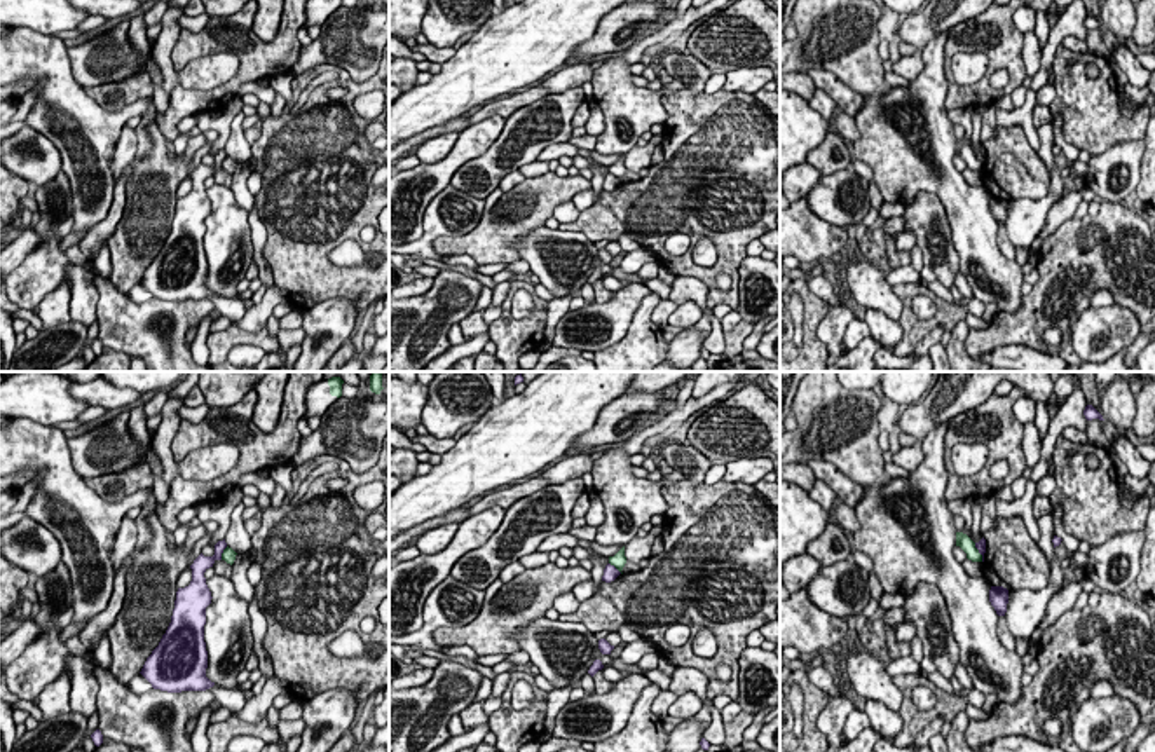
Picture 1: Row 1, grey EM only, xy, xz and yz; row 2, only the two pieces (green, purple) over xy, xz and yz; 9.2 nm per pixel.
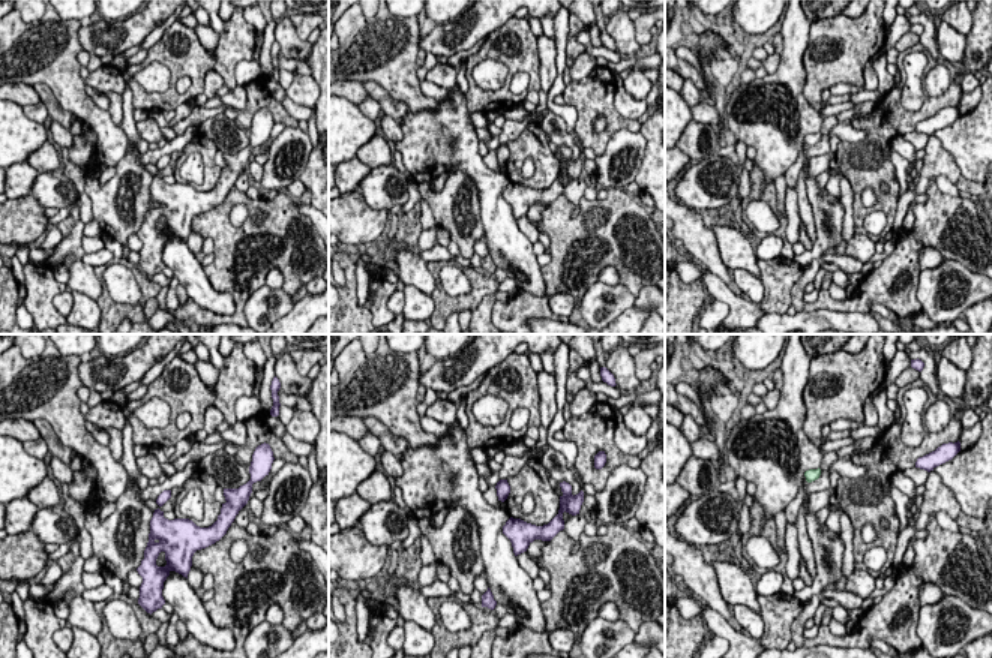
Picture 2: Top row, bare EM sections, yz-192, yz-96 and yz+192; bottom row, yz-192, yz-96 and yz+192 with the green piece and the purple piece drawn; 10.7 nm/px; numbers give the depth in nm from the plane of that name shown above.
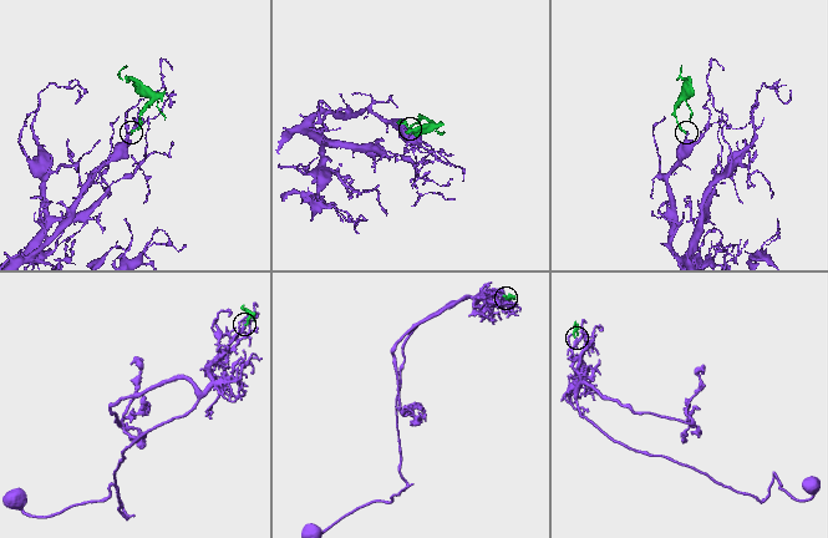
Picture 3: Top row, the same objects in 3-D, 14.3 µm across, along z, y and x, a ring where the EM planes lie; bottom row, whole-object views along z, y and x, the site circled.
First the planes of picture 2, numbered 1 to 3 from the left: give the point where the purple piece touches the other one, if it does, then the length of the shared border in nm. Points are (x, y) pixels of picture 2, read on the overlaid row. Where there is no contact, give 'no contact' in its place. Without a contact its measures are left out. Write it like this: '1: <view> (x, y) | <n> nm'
1: no contact
2: no contact
3: no contact

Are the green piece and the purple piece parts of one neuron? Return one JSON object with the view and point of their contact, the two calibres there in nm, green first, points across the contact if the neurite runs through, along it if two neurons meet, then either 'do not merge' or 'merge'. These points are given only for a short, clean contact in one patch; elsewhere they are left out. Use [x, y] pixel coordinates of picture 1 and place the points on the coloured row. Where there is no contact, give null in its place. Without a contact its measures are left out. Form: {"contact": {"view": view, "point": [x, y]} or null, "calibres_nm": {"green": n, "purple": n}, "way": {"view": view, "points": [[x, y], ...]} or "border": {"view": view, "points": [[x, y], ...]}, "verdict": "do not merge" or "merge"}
{"contact": {"view": "xy", "point": [222, 553]}, "calibres_nm": {"green": 130, "purple": 140}, "border": {"view": "xy", "points": [[227, 546], [220, 559]]}, "verdict": "do not merge"}

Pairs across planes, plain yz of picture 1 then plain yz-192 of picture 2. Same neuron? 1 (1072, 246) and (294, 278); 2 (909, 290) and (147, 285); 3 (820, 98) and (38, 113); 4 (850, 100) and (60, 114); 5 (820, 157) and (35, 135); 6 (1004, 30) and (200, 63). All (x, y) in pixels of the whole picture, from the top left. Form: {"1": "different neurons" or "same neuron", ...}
{"1": "same neuron", "2": "same neuron", "3": "same neuron", "4": "same neuron", "5": "different neurons", "6": "same neuron"}

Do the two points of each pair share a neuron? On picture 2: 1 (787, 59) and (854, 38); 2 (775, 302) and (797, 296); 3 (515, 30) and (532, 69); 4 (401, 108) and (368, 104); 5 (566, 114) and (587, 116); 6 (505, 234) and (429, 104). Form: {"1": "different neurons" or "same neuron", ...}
{"1": "different neurons", "2": "different neurons", "3": "same neuron", "4": "different neurons", "5": "different neurons", "6": "different neurons"}

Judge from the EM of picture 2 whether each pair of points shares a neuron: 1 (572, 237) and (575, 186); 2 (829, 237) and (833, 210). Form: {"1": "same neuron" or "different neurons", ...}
{"1": "different neurons", "2": "same neuron"}

